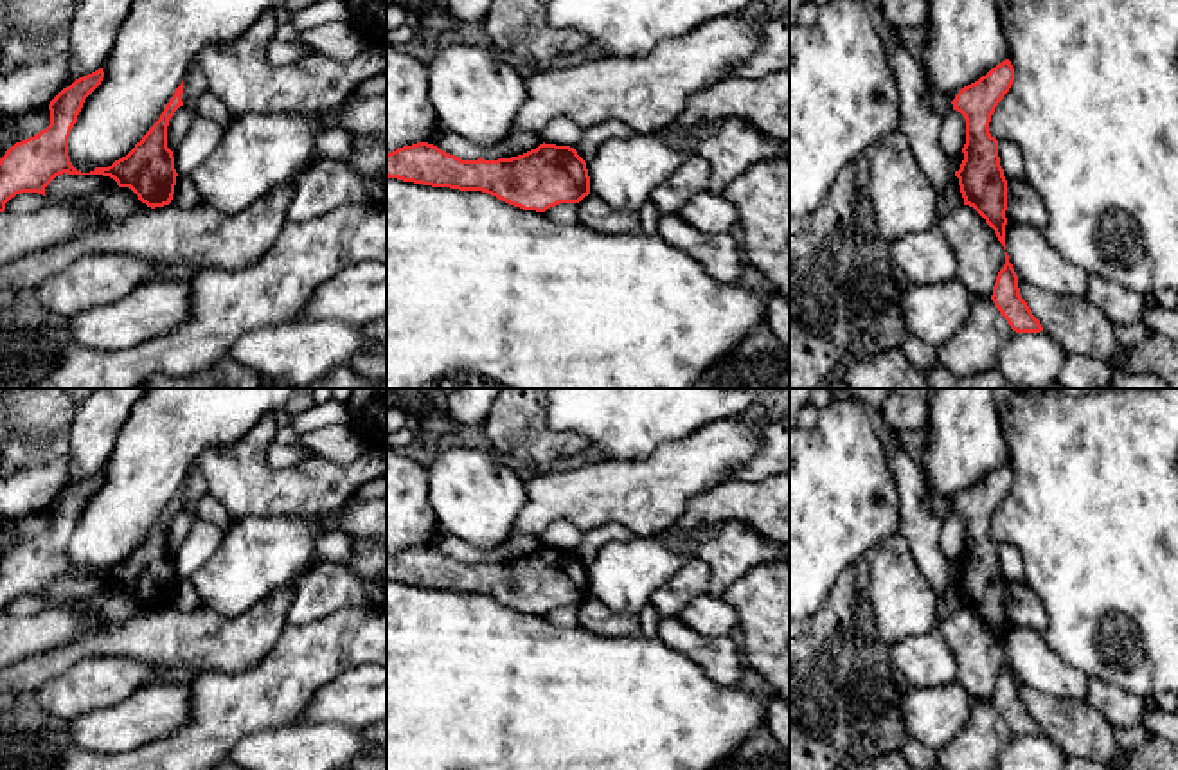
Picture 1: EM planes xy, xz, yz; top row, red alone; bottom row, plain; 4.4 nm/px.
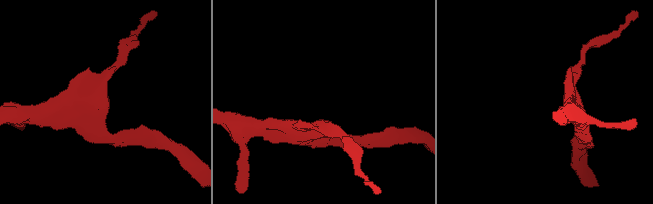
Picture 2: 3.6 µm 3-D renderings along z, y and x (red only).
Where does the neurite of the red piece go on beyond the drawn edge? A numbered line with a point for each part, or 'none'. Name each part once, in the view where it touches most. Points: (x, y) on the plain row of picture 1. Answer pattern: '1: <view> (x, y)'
none

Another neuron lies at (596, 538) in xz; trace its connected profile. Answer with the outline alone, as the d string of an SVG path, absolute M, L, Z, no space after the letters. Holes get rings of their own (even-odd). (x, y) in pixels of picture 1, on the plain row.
M606 524L585 533L574 552L588 567L595 560L597 552L610 542L631 542L635 536L637 534L620 524Z

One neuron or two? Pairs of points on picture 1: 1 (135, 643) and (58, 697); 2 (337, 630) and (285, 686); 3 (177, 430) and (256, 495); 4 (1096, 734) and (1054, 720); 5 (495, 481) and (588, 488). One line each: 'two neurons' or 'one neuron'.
1: two neurons
2: one neuron
3: two neurons
4: one neuron
5: two neurons

